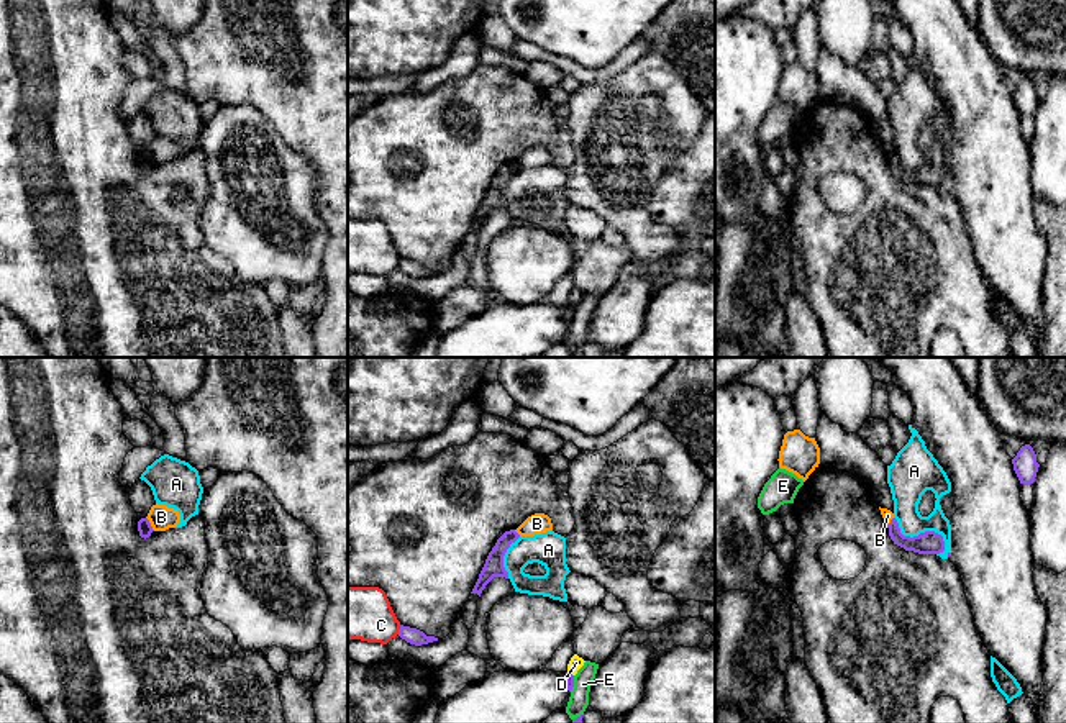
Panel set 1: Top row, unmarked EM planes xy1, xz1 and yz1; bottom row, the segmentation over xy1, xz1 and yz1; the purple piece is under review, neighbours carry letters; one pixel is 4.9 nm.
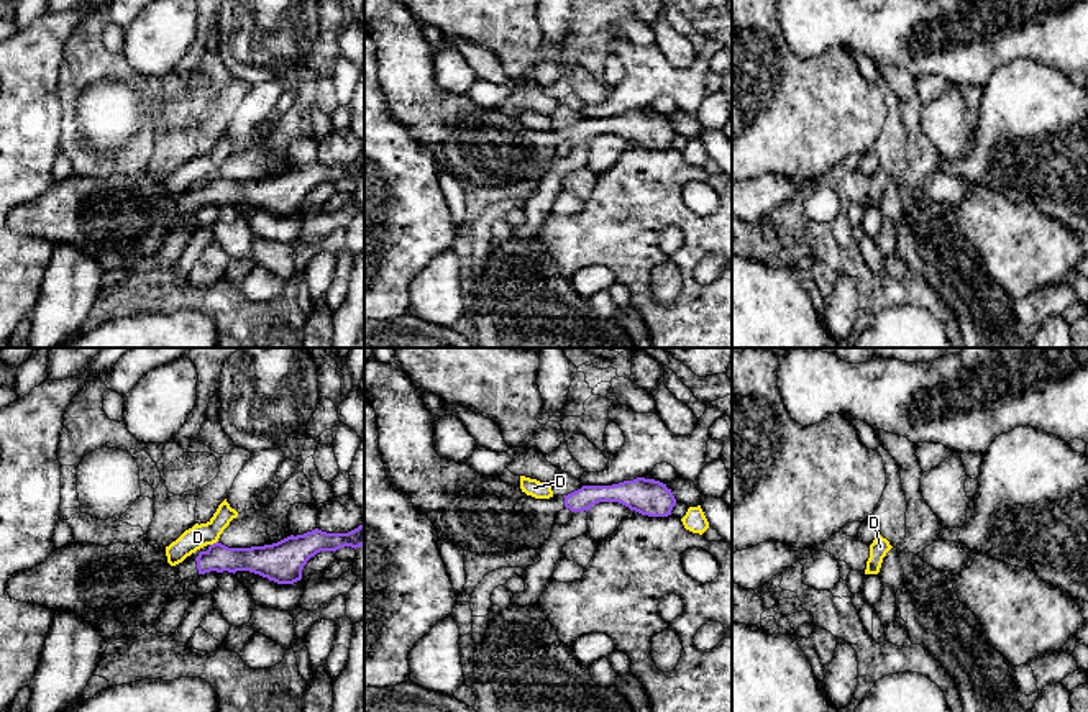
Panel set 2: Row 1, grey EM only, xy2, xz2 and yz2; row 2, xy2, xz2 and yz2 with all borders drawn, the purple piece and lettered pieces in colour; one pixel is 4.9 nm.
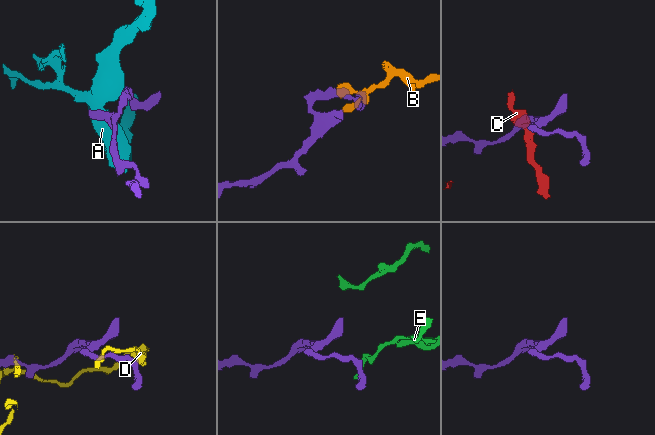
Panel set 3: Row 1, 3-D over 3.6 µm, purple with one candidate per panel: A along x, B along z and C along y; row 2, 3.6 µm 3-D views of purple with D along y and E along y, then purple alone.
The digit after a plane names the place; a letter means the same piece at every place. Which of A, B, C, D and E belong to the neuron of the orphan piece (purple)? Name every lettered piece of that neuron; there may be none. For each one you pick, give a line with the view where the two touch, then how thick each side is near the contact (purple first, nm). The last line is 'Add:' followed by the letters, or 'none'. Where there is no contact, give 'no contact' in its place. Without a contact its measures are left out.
Add: none

